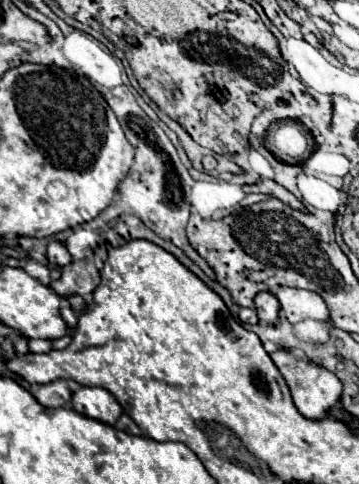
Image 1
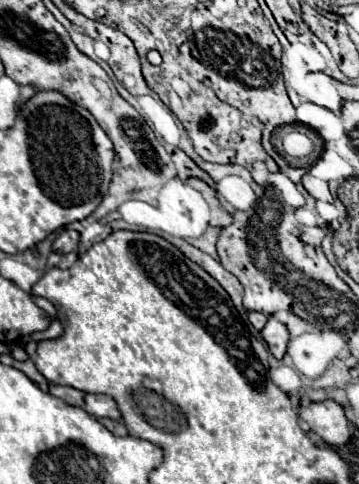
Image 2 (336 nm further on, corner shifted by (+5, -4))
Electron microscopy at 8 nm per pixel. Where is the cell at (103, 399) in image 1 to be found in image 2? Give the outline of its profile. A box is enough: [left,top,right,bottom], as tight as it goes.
[82,394,120,420]

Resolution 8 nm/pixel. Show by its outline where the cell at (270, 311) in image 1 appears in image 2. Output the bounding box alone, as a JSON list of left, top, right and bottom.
[260,316,288,360]

